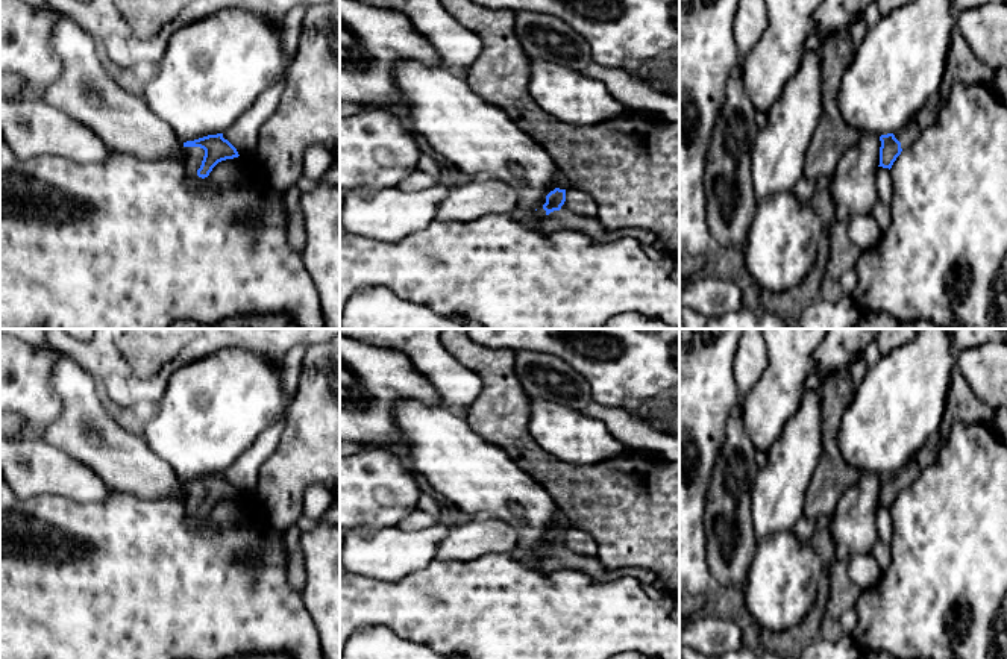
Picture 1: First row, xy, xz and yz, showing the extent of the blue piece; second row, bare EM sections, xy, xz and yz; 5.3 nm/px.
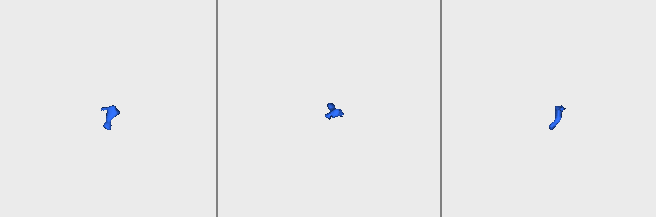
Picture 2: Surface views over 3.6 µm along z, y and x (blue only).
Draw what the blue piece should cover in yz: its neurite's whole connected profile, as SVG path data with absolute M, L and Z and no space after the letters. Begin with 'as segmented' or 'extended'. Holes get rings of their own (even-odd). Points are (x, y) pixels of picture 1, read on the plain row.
extended; M954 370L940 429L927 439L919 453L902 470L899 470L896 474L887 473L880 476L881 486L878 506L890 509L901 491L907 489L919 479L922 471L936 461L942 445L948 439L951 429L957 421L963 421L966 424L981 423L992 426L993 418L995 409L984 404L972 392L965 377Z

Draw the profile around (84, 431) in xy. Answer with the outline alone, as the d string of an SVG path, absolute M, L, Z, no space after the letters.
M61 351L52 386L61 397L61 415L42 429L41 442L89 467L111 491L146 500L185 498L185 486L174 470L147 447L141 435L126 432L109 417L97 380L74 358Z

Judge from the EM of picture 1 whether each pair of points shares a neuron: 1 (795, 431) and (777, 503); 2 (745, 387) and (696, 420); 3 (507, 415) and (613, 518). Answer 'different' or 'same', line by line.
1: same
2: different
3: same

